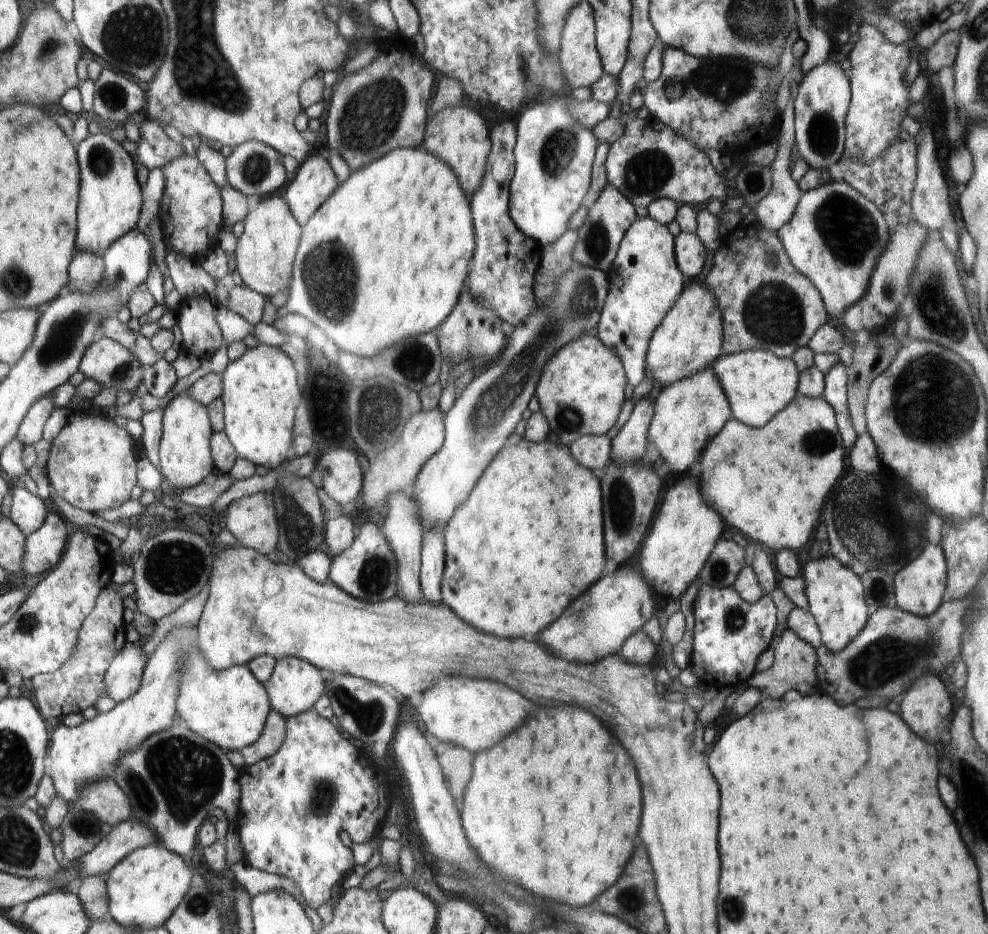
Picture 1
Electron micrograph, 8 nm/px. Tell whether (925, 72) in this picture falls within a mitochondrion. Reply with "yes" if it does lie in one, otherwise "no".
no

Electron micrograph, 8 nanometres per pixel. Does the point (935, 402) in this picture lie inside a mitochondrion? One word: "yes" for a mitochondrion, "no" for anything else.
yes

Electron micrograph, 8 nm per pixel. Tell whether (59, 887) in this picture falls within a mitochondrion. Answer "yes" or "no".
no

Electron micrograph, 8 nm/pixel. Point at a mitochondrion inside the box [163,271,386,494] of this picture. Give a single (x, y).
(316, 395)

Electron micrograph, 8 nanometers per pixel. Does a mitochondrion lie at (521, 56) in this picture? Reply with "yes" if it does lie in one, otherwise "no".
yes

